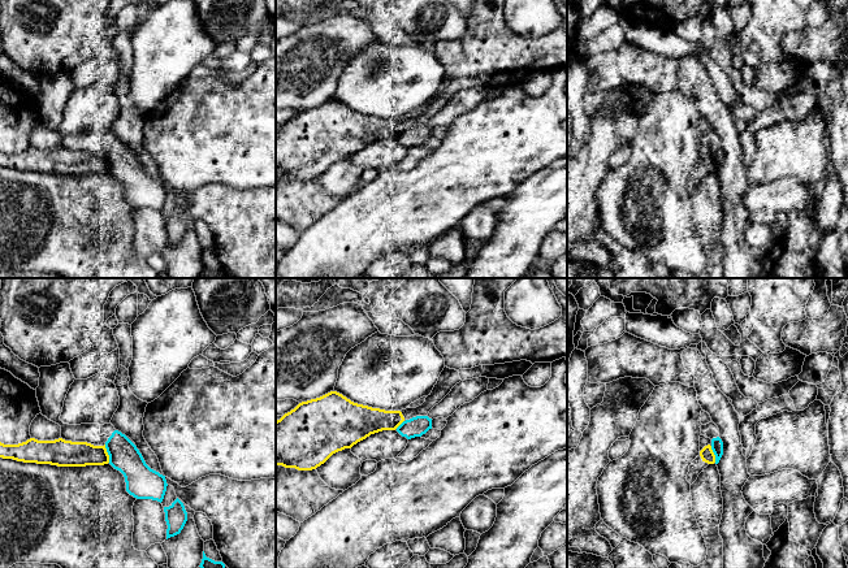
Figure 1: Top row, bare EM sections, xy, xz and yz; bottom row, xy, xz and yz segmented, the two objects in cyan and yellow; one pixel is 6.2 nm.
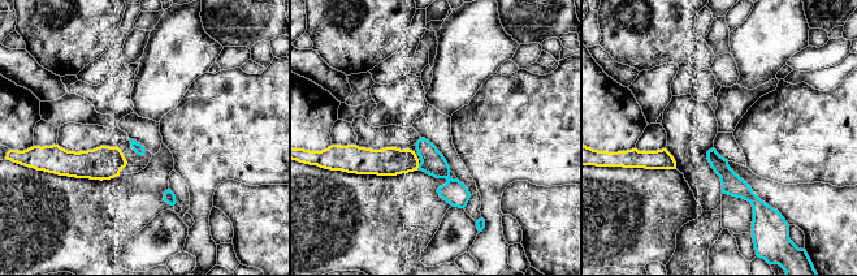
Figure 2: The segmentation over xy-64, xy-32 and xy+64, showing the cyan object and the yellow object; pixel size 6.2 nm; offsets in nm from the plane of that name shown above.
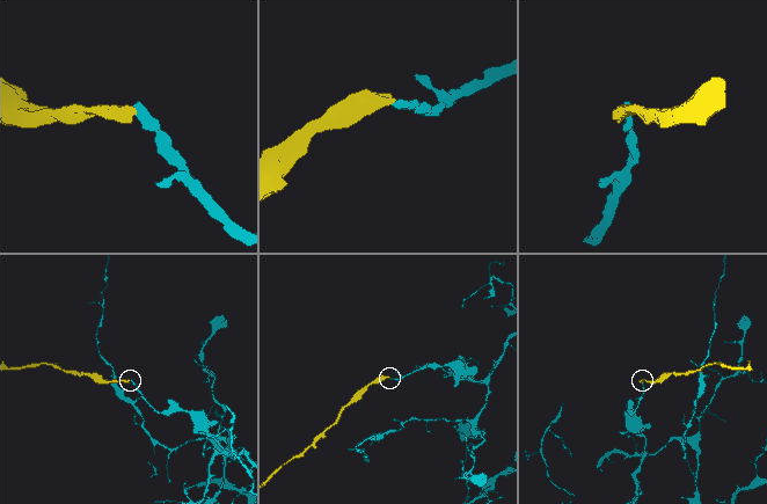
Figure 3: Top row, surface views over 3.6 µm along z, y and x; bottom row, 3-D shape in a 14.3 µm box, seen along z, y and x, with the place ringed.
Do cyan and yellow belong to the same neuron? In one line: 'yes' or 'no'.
no

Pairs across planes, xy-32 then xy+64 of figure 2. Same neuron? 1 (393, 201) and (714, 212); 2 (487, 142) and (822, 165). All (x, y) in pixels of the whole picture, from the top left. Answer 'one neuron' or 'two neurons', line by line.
1: two neurons
2: one neuron

